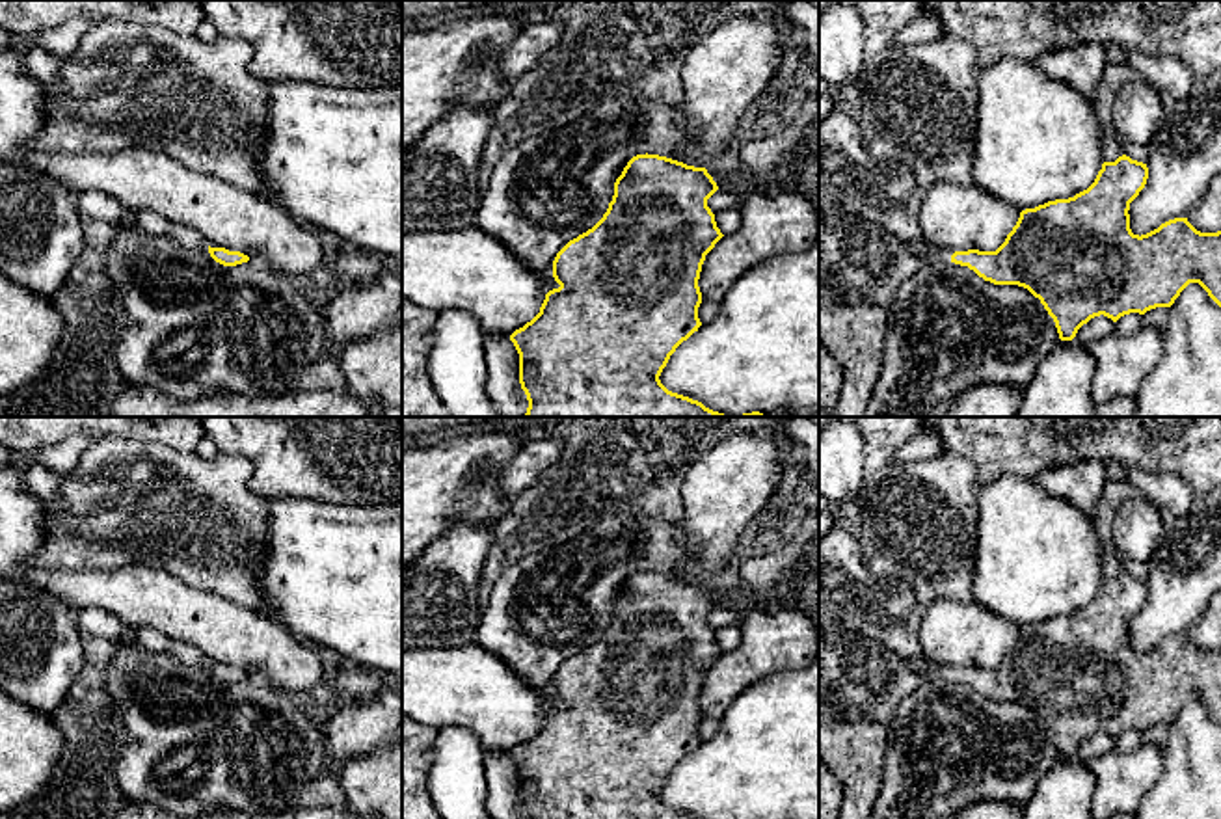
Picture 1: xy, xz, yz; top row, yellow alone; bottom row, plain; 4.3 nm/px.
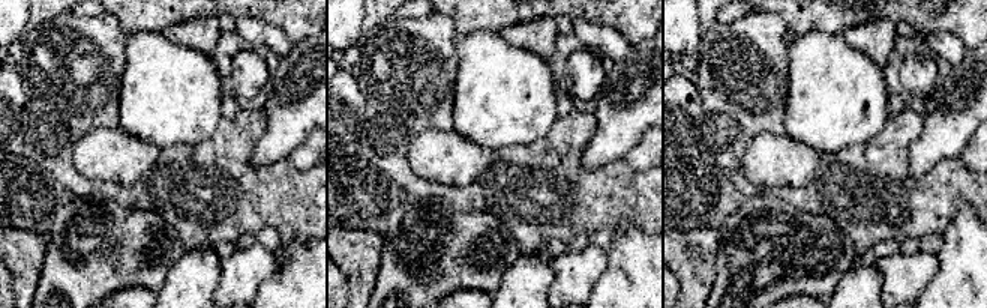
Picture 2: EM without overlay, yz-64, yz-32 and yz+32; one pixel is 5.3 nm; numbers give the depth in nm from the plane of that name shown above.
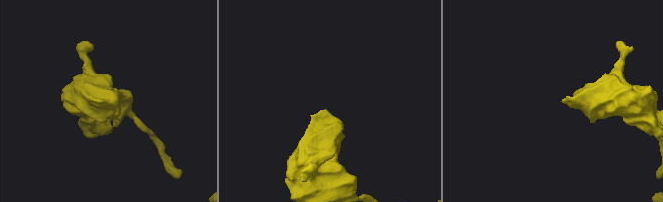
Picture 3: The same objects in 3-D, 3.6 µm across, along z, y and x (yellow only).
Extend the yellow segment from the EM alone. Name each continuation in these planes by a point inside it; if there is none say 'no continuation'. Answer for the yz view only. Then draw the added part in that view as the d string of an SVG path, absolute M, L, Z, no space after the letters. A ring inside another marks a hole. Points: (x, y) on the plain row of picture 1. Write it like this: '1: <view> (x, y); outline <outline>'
1: yz (918, 520); outline M942 452L931 460L890 462L865 477L858 503L860 517L852 529L864 551L867 581L860 629L903 661L923 661L925 679L949 679L953 672L949 666L933 665L923 657L918 625L938 599L973 601L975 465L957 452Z

